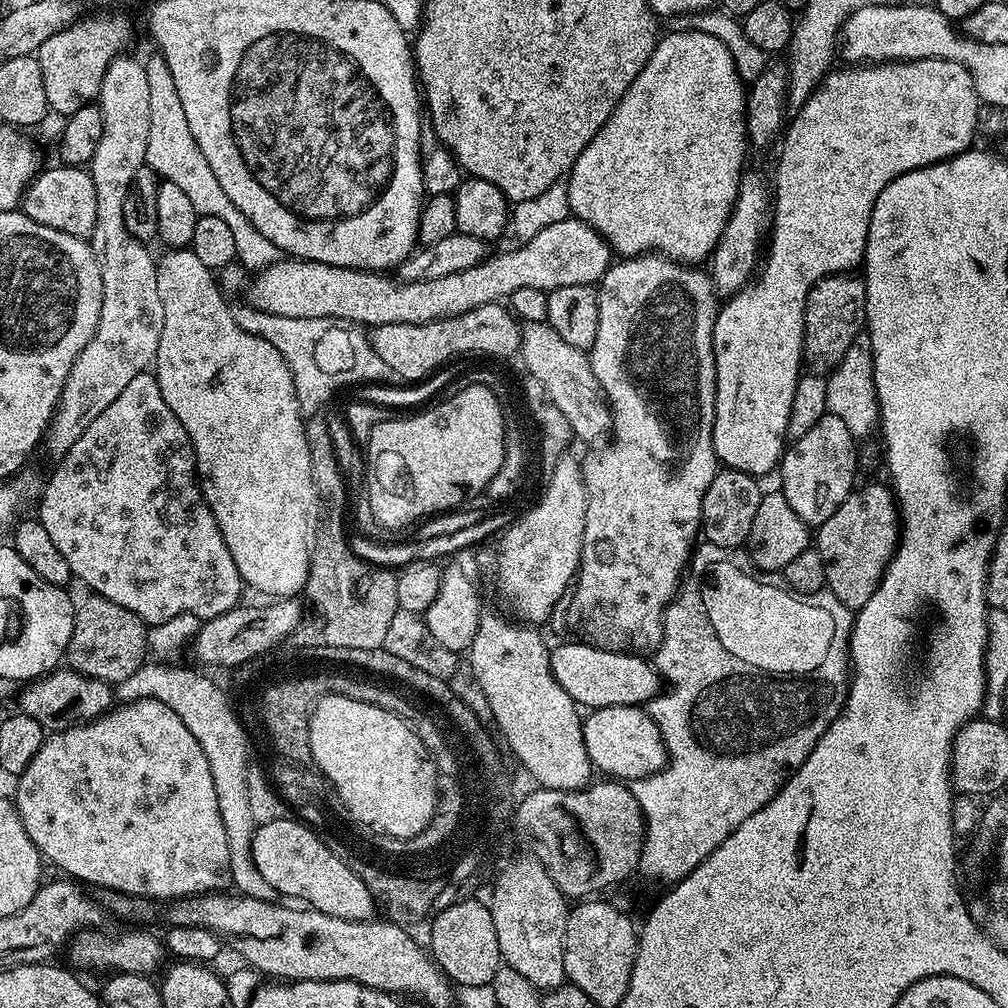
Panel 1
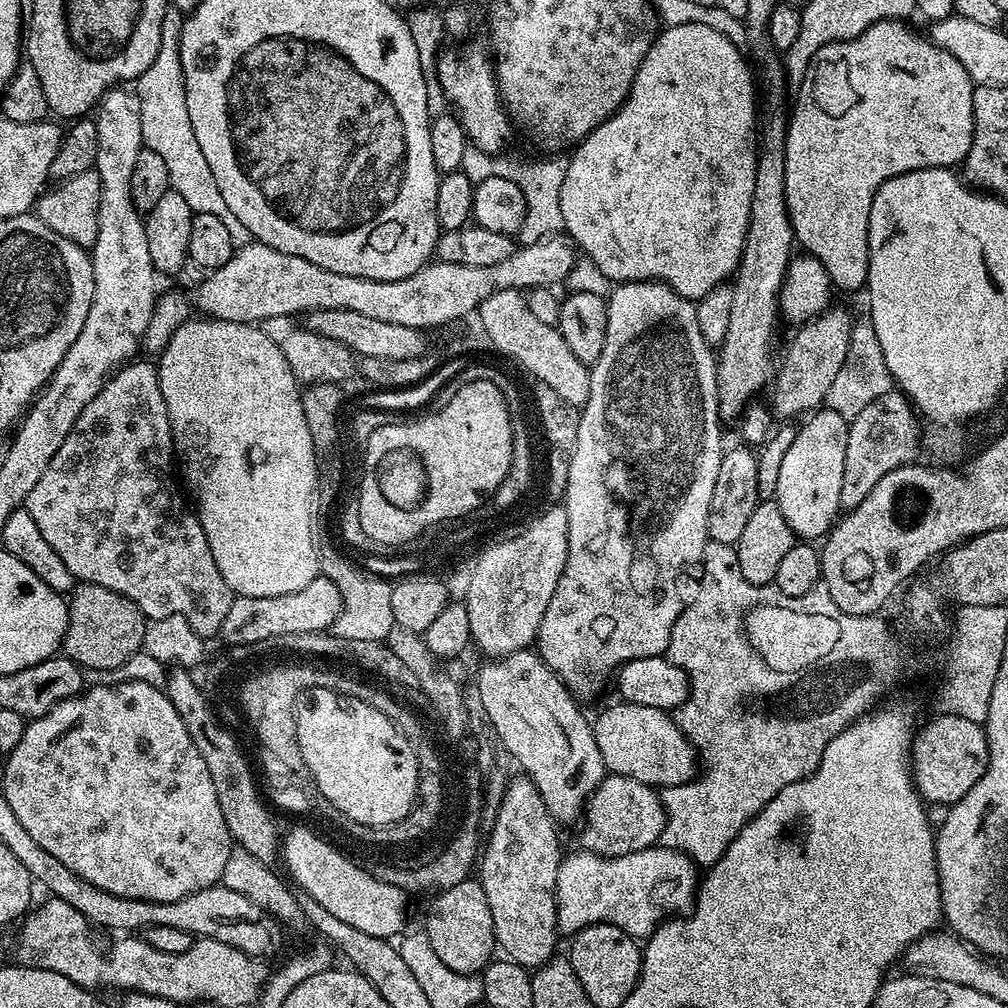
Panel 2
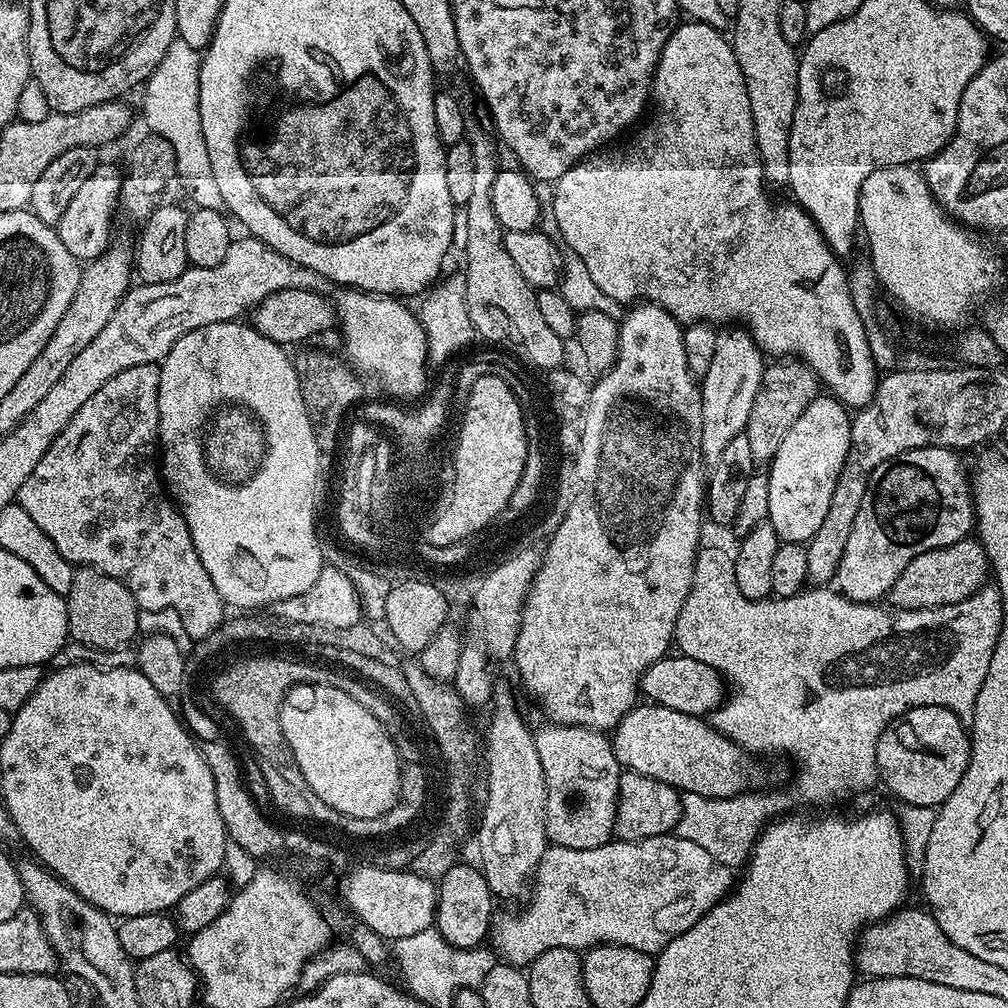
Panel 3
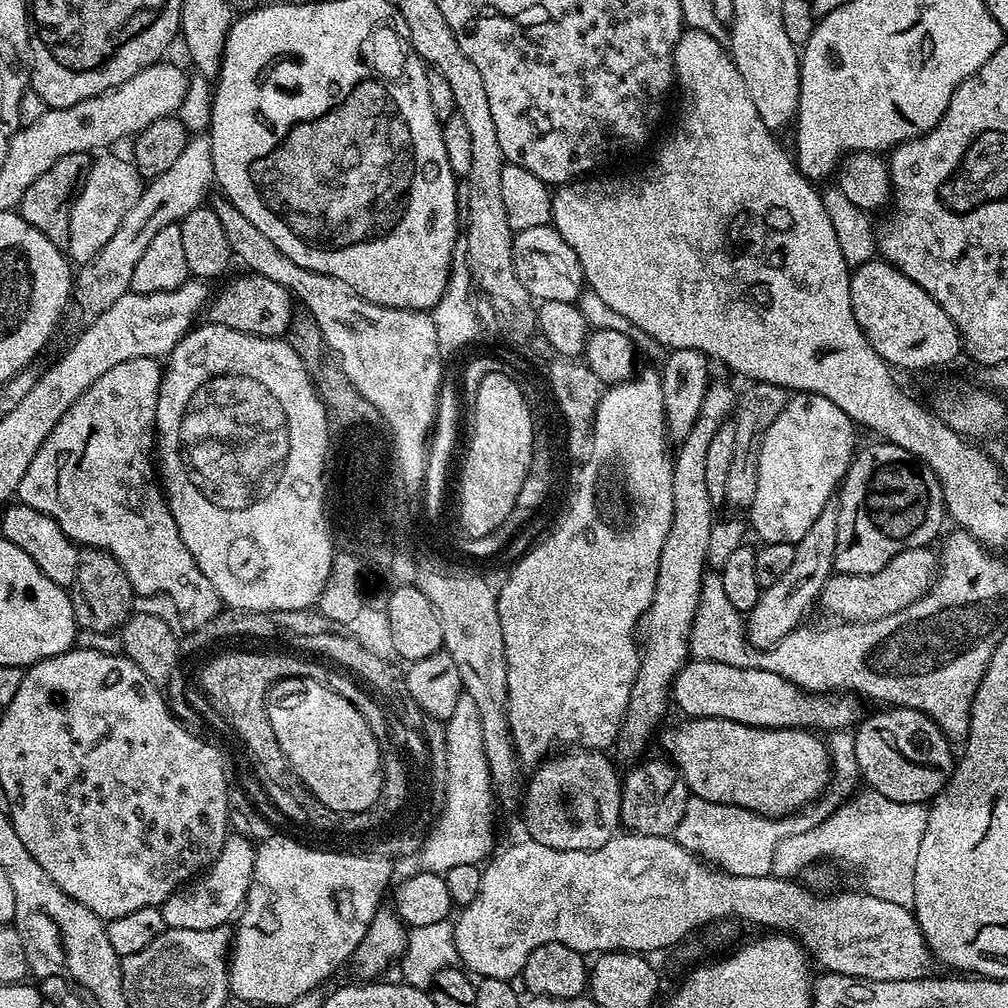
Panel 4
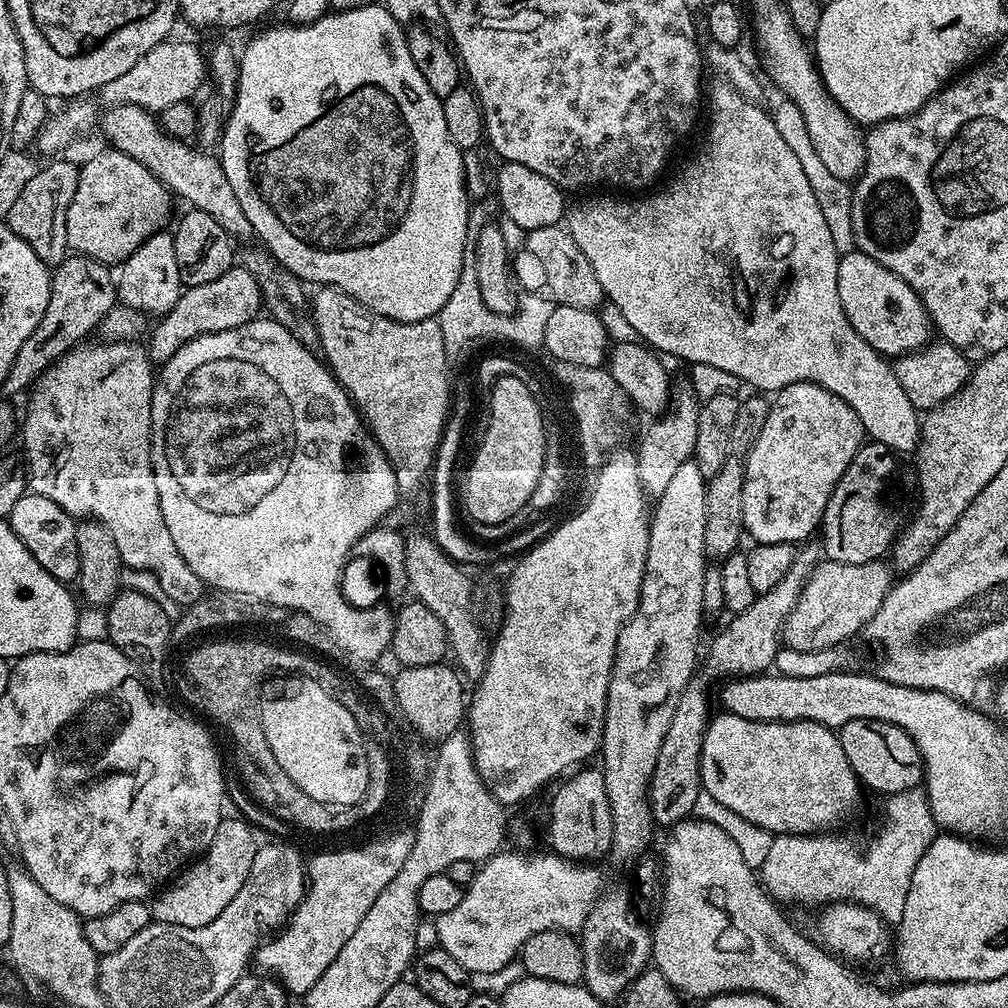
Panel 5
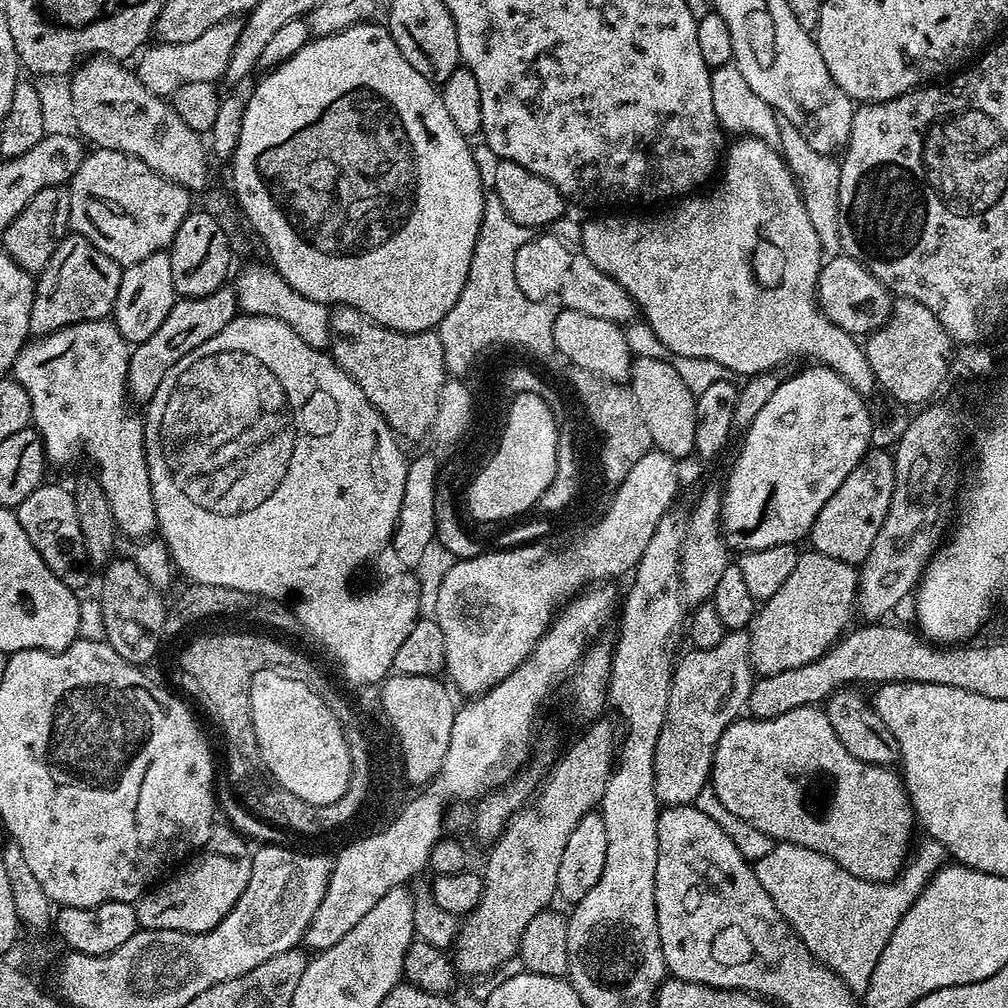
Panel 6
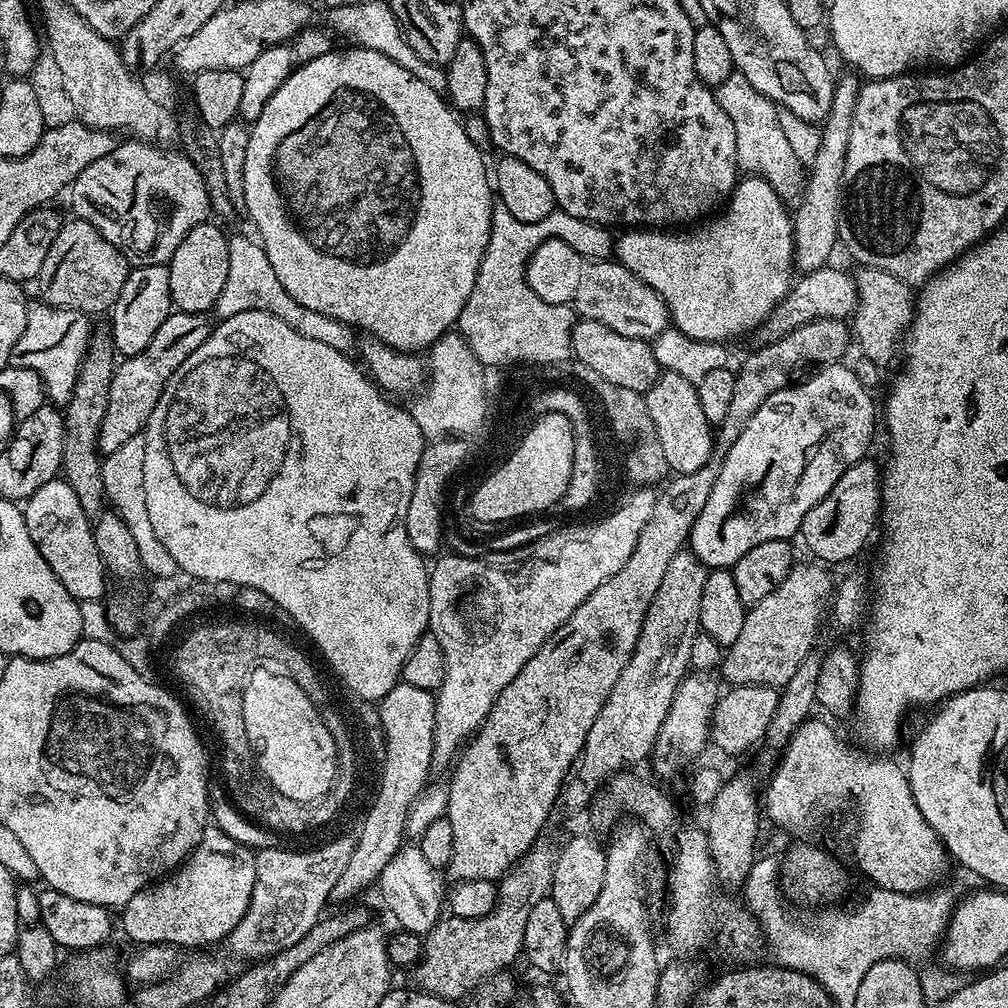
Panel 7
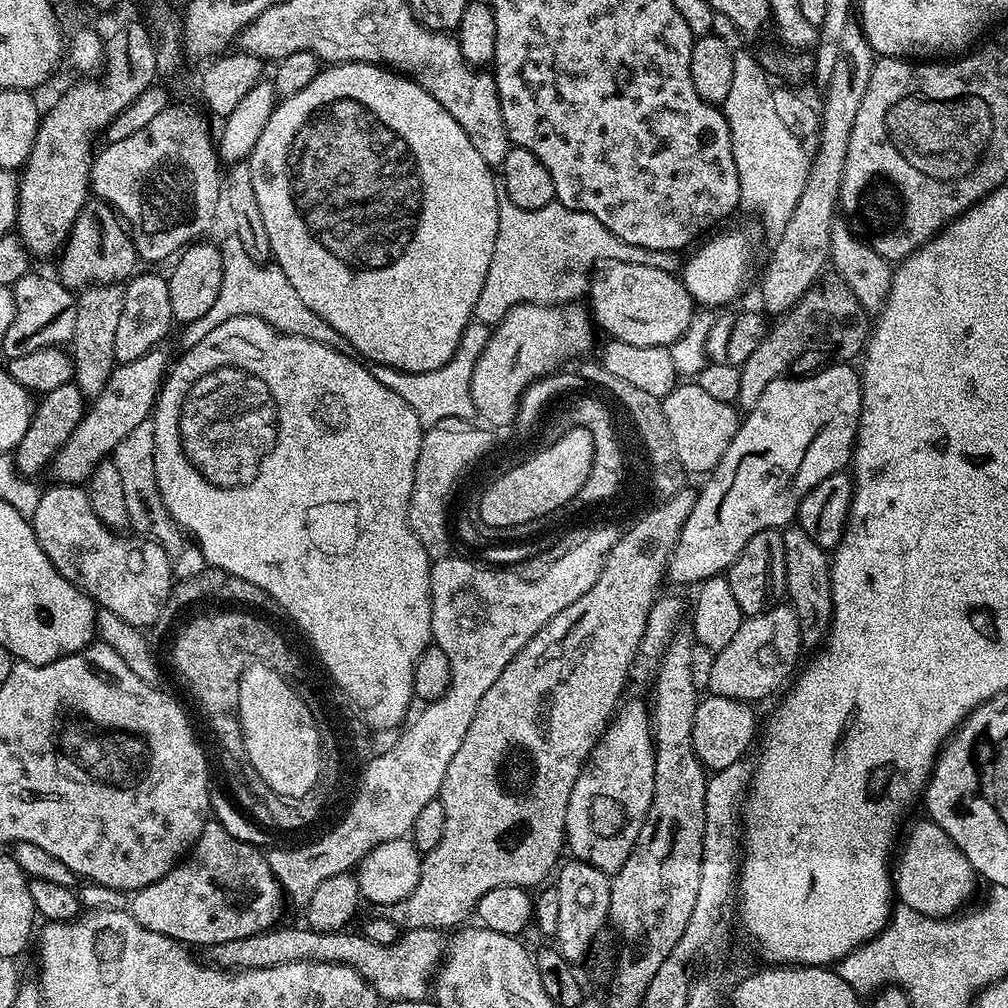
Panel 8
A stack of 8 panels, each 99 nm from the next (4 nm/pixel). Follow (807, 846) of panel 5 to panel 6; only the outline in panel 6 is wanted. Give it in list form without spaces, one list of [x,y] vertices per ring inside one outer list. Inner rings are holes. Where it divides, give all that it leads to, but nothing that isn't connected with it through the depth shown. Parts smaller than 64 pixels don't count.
[[[931,838],[915,845],[903,870],[894,880],[886,884],[875,884],[862,878],[854,878],[838,862],[797,844],[777,843],[761,858],[755,861],[756,877],[762,882],[762,890],[770,894],[774,906],[786,918],[786,922],[796,931],[798,939],[806,946],[813,958],[825,964],[831,972],[838,974],[842,982],[853,994],[863,994],[868,989],[870,974],[874,974],[874,966],[878,966],[878,958],[882,958],[882,950],[886,950],[886,942],[890,942],[890,934],[902,922],[906,910],[923,894],[933,875],[945,867],[946,853],[942,842]]]

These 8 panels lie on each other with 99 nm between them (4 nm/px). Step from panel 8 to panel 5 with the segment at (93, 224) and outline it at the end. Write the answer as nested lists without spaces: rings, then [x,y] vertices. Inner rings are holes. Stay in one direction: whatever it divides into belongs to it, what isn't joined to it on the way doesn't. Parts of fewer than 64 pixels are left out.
[[[79,254],[69,255],[63,262],[55,265],[46,314],[42,316],[38,330],[34,330],[34,334],[30,334],[30,338],[22,342],[22,350],[18,350],[14,366],[10,366],[10,374],[2,381],[5,394],[16,396],[19,392],[27,393],[47,368],[52,367],[81,342],[87,341],[91,337],[88,335],[99,329],[108,311],[117,307],[117,304],[118,289],[113,269],[109,265]]]

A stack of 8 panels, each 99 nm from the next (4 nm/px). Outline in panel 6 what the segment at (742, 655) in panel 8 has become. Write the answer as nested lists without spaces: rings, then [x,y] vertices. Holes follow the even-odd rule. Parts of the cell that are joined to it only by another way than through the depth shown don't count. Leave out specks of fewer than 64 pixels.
[[[807,550],[808,552],[801,551],[796,558],[796,565],[794,566],[794,571],[791,572],[790,578],[786,578],[786,582],[781,586],[781,588],[774,593],[774,598],[763,601],[759,605],[758,611],[752,618],[750,625],[750,658],[752,659],[752,667],[755,669],[760,676],[773,676],[774,674],[782,674],[782,670],[794,670],[798,666],[806,666],[806,662],[814,662],[823,656],[833,644],[836,643],[842,636],[849,631],[852,616],[854,618],[854,613],[857,611],[857,588],[860,585],[860,573],[858,571],[857,565],[847,564],[842,562],[838,558],[830,558],[826,554],[815,550]]]

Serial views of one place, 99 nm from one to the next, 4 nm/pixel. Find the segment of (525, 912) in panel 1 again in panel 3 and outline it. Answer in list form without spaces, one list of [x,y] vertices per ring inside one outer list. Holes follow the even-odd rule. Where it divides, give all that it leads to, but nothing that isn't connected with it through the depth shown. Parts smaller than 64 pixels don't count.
[[[508,683],[493,685],[492,714],[484,737],[484,761],[487,770],[487,798],[480,810],[476,826],[478,859],[481,872],[497,898],[516,898],[526,890],[536,866],[548,847],[545,834],[546,786],[542,762],[538,757],[535,735],[529,732]]]

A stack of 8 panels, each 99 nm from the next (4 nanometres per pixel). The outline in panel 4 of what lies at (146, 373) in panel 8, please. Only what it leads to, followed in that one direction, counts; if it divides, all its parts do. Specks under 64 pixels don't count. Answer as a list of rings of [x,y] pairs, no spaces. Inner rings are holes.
[[[243,274],[232,280],[220,293],[213,295],[206,305],[207,323],[226,326],[230,330],[245,332],[251,336],[283,337],[294,315],[294,297],[278,282],[255,274]],[[208,312],[208,316],[207,316]]]

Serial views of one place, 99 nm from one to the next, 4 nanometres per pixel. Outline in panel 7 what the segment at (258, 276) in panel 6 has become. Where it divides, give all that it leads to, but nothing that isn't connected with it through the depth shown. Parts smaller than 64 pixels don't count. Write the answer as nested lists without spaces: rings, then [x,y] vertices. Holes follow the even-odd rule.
[[[228,236],[230,250],[230,274],[226,274],[226,286],[222,286],[222,294],[218,294],[218,302],[214,309],[220,320],[230,318],[234,314],[242,314],[246,310],[262,310],[282,318],[286,326],[298,330],[305,338],[318,338],[325,346],[334,346],[334,350],[352,354],[358,348],[358,336],[353,329],[340,320],[330,318],[326,314],[318,314],[314,310],[306,310],[278,282],[278,274],[274,274],[274,266],[270,266],[270,258],[266,258],[266,250],[259,239],[248,236]]]

